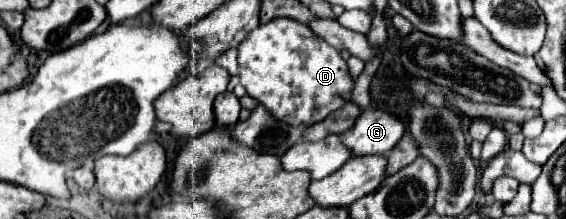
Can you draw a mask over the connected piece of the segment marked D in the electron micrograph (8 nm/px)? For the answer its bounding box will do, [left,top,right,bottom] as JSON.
[237,19,353,125]

